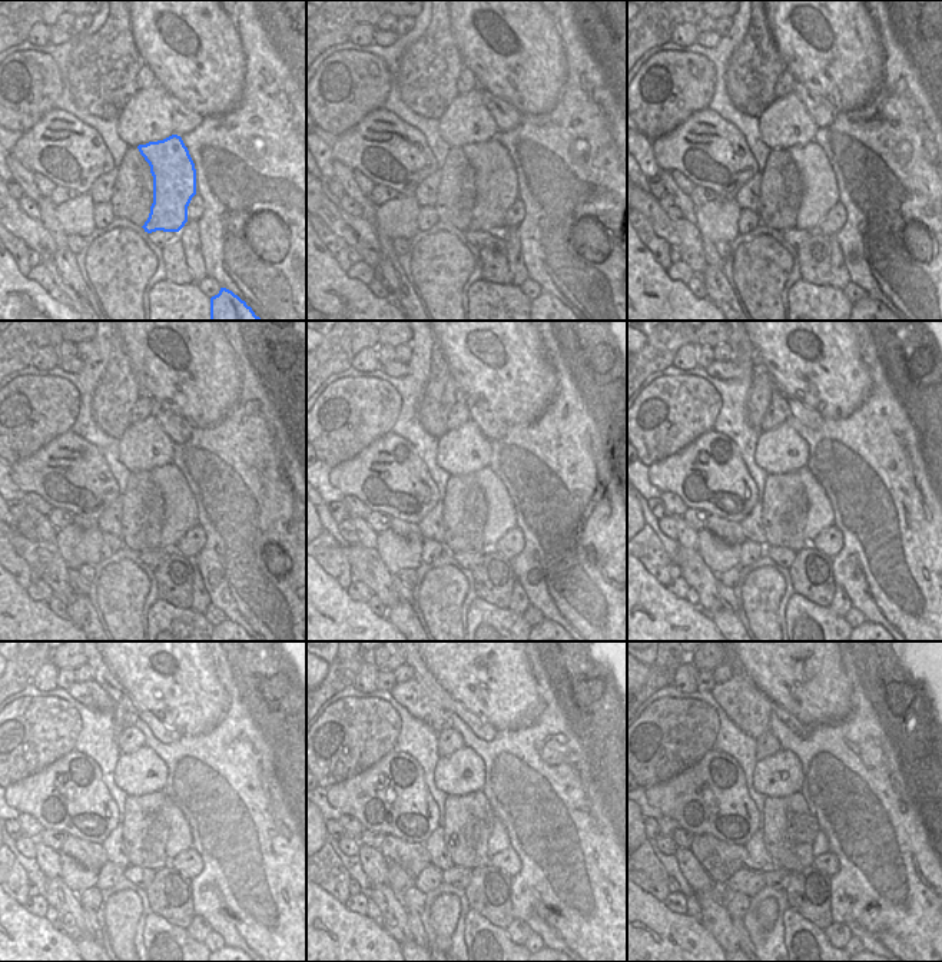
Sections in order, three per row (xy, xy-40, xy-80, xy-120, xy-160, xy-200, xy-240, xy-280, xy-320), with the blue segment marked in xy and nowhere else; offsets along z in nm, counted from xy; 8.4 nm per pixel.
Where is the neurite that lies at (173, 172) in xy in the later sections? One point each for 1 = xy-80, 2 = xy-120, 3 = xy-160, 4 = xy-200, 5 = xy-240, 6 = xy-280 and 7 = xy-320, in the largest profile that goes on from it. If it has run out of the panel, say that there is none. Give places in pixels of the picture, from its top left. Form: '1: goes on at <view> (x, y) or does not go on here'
1: goes on at xy-80 (819, 196)
2: goes on at xy-120 (181, 513)
3: goes on at xy-160 (500, 508)
4: goes on at xy-200 (819, 510)
5: goes on at xy-240 (179, 839)
6: goes on at xy-280 (498, 841)
7: goes on at xy-320 (821, 845)

